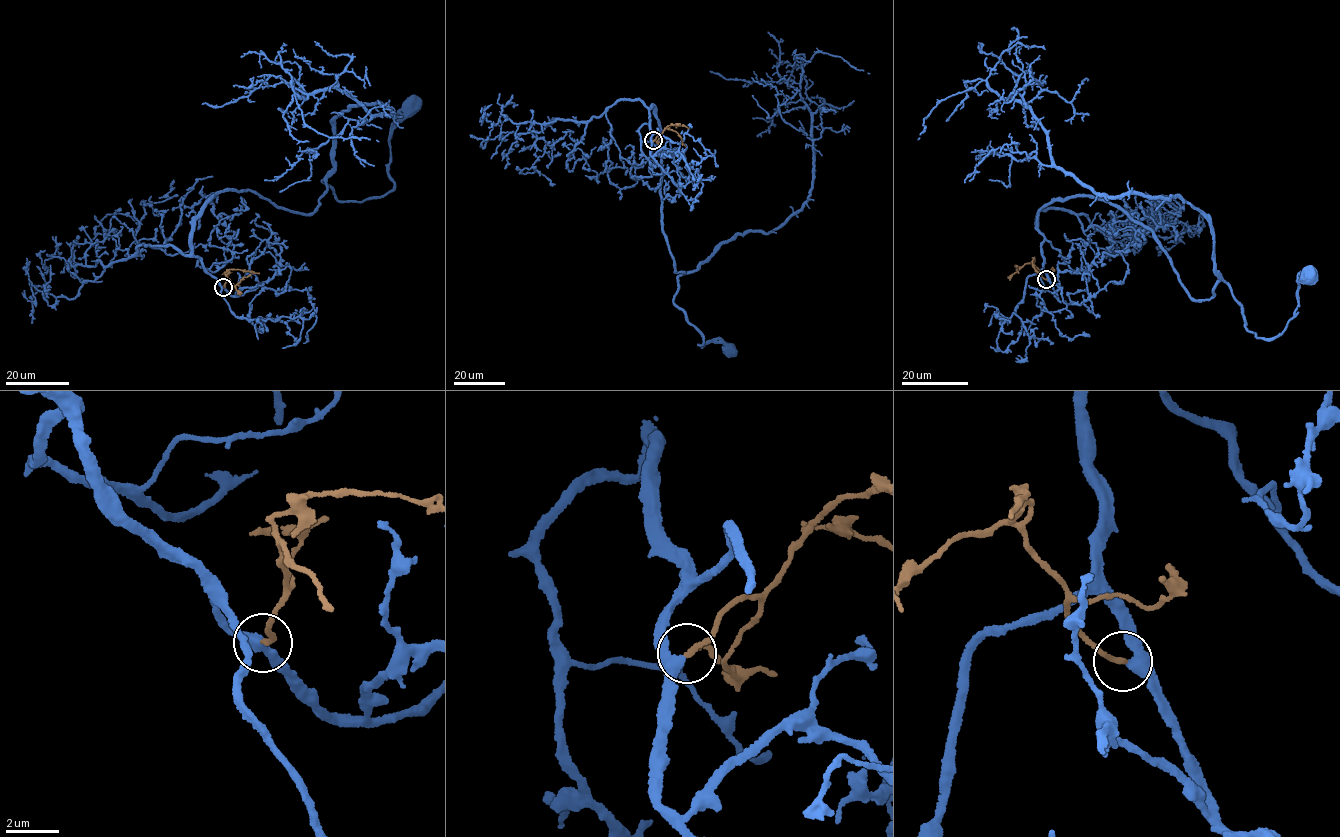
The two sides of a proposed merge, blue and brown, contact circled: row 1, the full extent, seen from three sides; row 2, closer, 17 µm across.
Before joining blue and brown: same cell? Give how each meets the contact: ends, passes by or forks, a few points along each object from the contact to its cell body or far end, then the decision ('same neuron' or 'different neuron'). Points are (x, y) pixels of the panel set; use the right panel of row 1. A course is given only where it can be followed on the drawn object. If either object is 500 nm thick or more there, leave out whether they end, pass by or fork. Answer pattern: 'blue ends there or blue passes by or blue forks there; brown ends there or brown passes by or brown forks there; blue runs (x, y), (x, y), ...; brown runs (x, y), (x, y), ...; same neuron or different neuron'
blue passes by; brown ends there; blue runs (1046, 280), (1038, 211), (1077, 195), (1152, 229), (1194, 299), (1227, 283), (1259, 338), (1282, 332), (1308, 276); brown runs (1046, 280), (1039, 274), (1034, 259), (1031, 262), (1037, 276); same neuron

